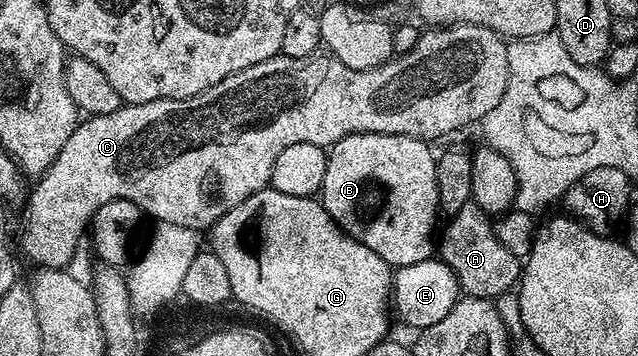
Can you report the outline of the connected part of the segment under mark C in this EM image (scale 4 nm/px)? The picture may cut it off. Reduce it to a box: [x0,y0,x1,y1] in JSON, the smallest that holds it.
[23,25,509,269]

